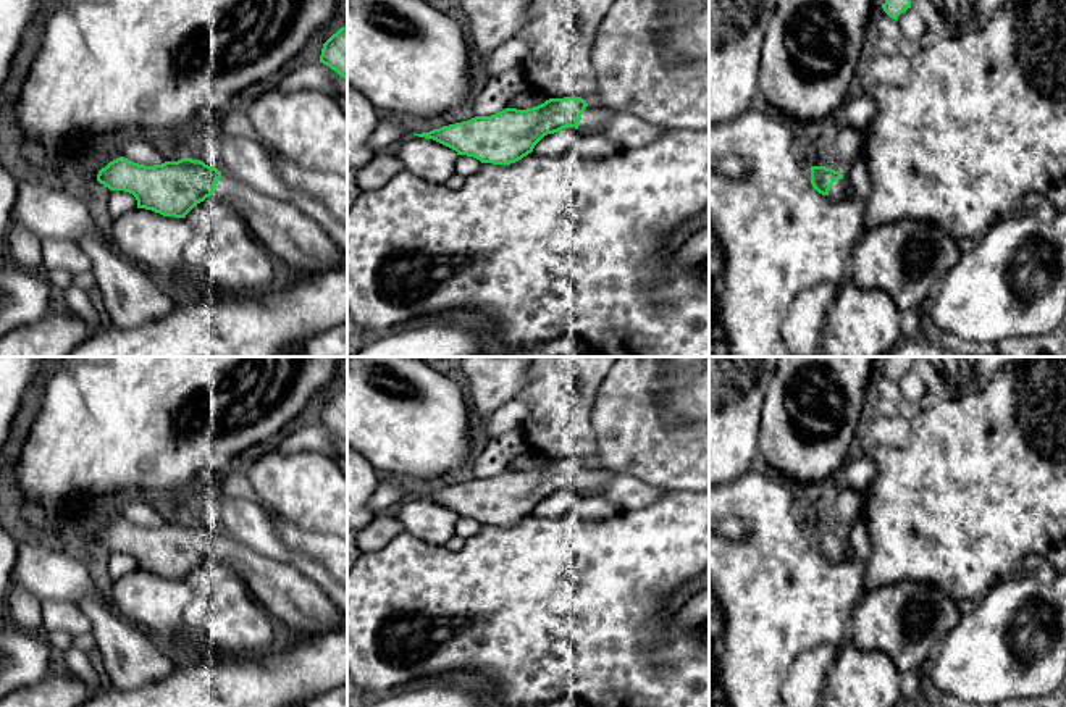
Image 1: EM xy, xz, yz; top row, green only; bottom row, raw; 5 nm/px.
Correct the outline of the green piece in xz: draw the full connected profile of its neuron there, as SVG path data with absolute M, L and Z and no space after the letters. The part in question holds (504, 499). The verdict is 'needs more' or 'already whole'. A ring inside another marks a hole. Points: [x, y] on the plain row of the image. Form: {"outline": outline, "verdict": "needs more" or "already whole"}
{"outline": "M581 458L549 460L533 470L506 470L413 497L433 500L481 525L510 526L531 515L544 497L565 489L599 494L614 475L602 466L588 466Z", "verdict": "needs more"}

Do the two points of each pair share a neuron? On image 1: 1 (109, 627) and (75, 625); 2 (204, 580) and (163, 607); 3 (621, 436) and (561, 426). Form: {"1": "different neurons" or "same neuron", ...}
{"1": "different neurons", "2": "different neurons", "3": "different neurons"}

